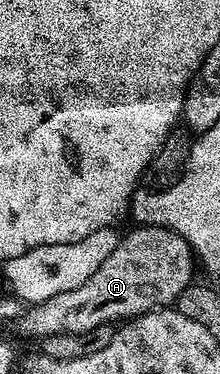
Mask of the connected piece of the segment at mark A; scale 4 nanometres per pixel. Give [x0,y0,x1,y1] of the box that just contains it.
[18,225,198,341]

